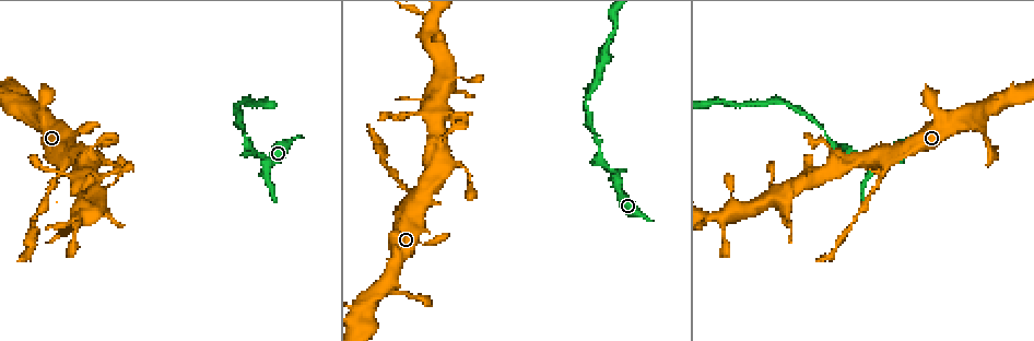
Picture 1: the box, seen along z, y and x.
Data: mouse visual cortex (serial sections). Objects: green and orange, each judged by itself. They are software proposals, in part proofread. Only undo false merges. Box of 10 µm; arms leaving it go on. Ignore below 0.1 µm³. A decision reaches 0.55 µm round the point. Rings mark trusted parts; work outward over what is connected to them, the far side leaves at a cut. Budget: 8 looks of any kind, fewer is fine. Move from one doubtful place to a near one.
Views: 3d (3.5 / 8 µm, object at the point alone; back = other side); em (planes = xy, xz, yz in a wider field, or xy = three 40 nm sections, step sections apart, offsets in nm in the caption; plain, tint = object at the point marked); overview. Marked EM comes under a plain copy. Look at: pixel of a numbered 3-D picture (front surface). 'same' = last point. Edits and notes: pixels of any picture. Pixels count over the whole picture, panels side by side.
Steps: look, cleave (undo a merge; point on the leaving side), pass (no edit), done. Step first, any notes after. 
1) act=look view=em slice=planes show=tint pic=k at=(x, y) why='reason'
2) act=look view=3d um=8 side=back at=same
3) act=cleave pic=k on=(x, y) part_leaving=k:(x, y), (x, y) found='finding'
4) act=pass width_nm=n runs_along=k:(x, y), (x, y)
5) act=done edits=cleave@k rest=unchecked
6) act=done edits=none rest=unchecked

act=look view=3d um=3.5 pic=1 at=(611, 174) why='a narrow waist'

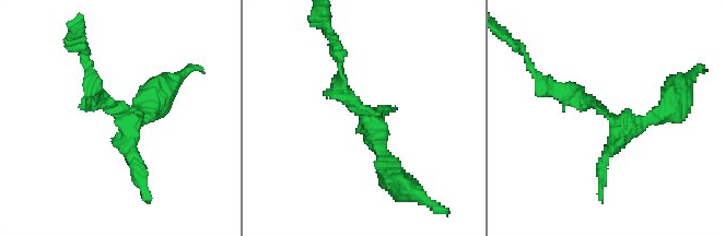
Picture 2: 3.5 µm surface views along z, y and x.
act=look view=em slice=xy step=1 show=tint pic=2 at=(120, 117)

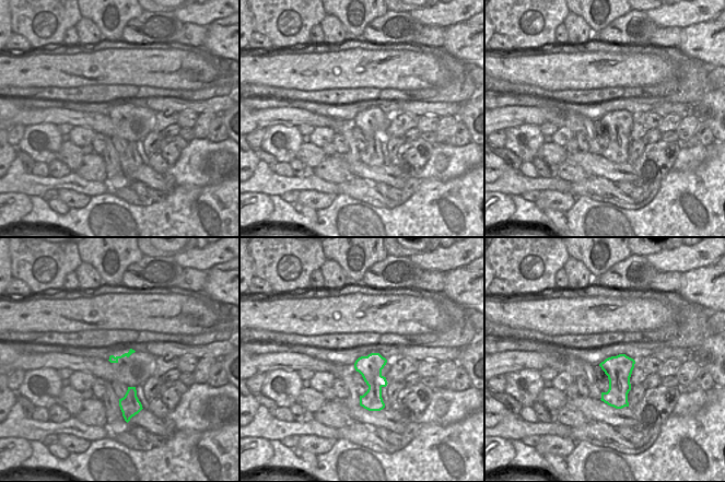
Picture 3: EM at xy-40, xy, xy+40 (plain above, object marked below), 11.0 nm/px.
act=pass runs_along=3:(132, 351), (110, 360) found='one cell here'

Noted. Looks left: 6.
act=look view=3d um=3.5 pic=1 at=(420, 196) why='two arms in line, one across'

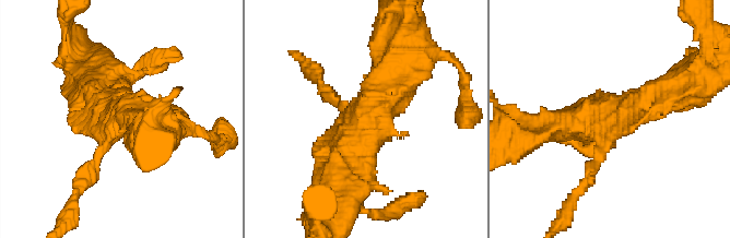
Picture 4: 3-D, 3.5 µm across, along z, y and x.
act=look view=em slice=xy step=1 show=tint pic=4 at=(367, 120) arms=3 arm_widths_nm=150,400,500

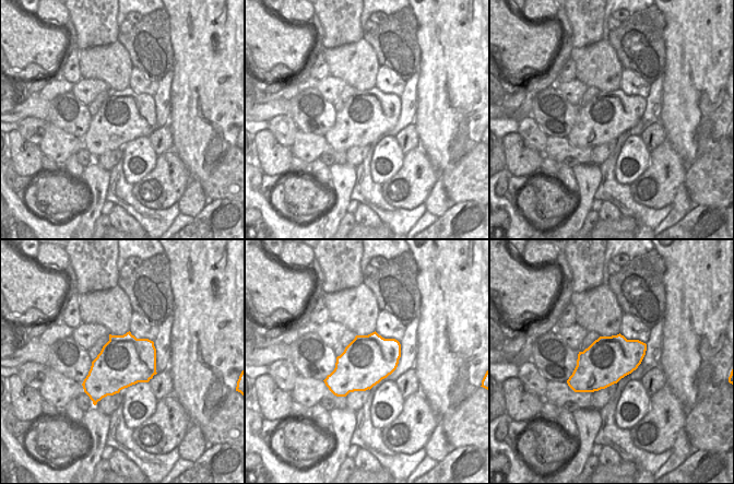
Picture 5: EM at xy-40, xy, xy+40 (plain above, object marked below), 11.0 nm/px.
act=look view=em slice=xy step=3 show=tint at=same why='cut it another way'

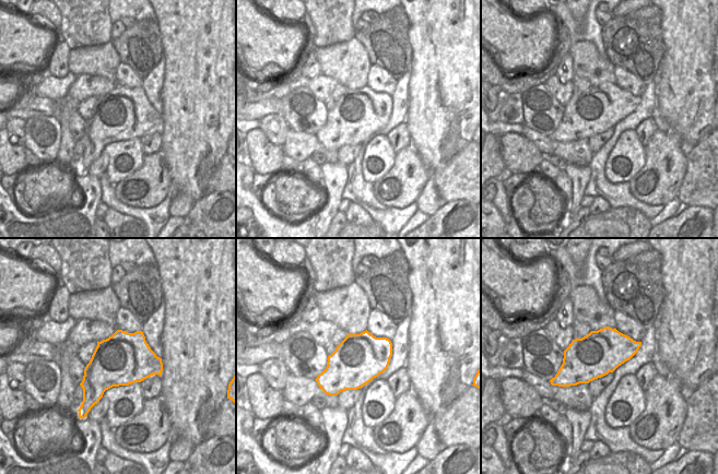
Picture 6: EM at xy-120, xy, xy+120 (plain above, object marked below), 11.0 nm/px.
act=pass width_nm=550 runs_along=4:(336, 174), (399, 87), (399, 59) found='all the same cell'

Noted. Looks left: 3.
act=look view=3d um=8 pic=1 at=(385, 282) why='branch point'

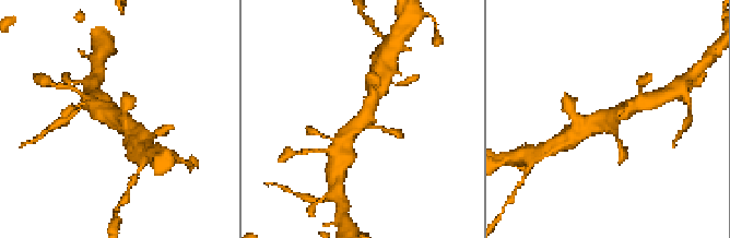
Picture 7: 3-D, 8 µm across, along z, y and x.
act=look view=em slice=xy step=3 show=tint at=same why='need the tissue'

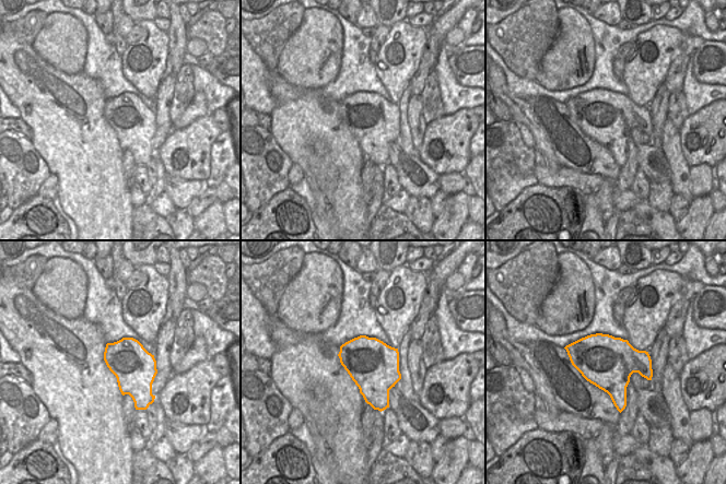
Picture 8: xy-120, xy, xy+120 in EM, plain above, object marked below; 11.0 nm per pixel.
act=pass runs_along=7:(374, 94), (368, 115), (343, 140) found='one cell here'

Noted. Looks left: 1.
act=done edits=none rest=unchecked

